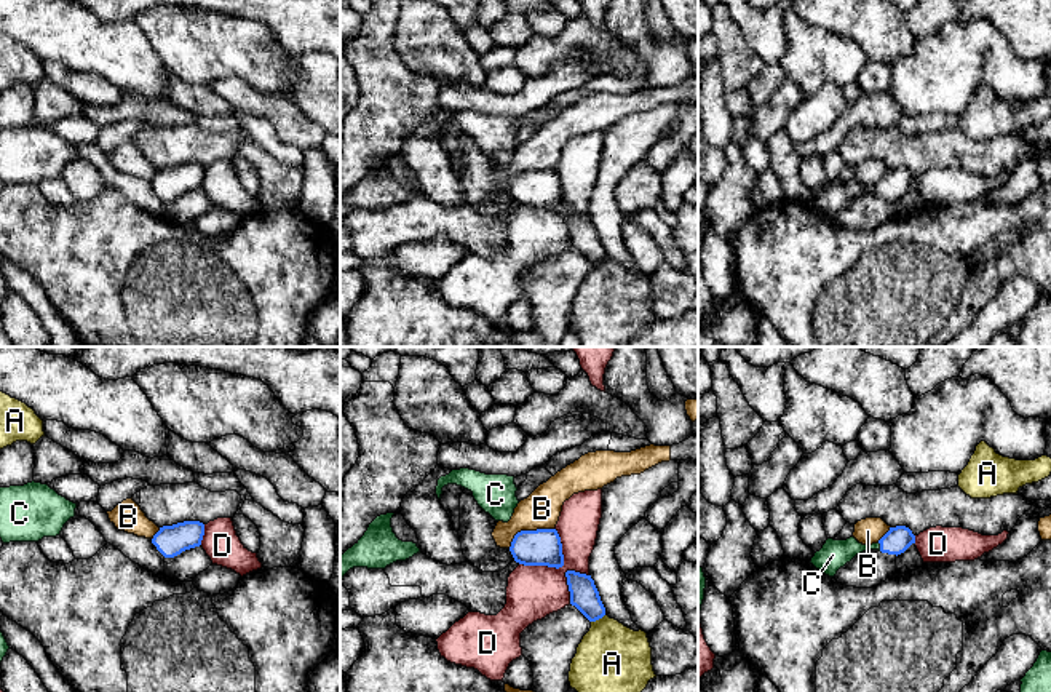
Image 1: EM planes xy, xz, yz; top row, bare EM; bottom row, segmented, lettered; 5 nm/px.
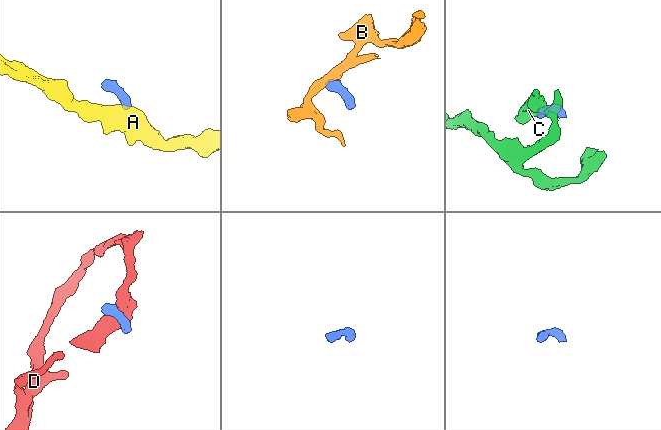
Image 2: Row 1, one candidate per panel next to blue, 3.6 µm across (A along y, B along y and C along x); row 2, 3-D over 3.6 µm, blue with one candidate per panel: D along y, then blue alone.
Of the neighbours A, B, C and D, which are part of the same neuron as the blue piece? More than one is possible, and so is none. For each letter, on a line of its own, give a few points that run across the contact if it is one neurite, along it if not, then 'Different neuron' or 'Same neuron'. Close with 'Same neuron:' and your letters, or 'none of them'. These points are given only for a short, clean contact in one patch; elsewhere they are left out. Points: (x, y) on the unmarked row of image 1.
A: Line: xz (604, 256), (591, 264). Different neuron
B: Line: xz (553, 170), (521, 171), (508, 189). Different neuron
C: Line: yz (896, 182), (880, 189), (850, 189), (836, 195). Same neuron
D: Different neuron
Same neuron: C

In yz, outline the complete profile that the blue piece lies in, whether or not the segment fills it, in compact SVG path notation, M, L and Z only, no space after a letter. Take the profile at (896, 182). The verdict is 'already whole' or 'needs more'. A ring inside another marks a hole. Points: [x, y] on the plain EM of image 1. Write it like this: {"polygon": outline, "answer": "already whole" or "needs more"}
{"polygon": "M906 168L890 169L890 173L872 187L863 187L855 179L847 182L827 181L810 205L823 216L834 219L840 209L866 192L878 192L882 195L898 198L904 195L912 185L915 185L915 177Z", "answer": "needs more"}

